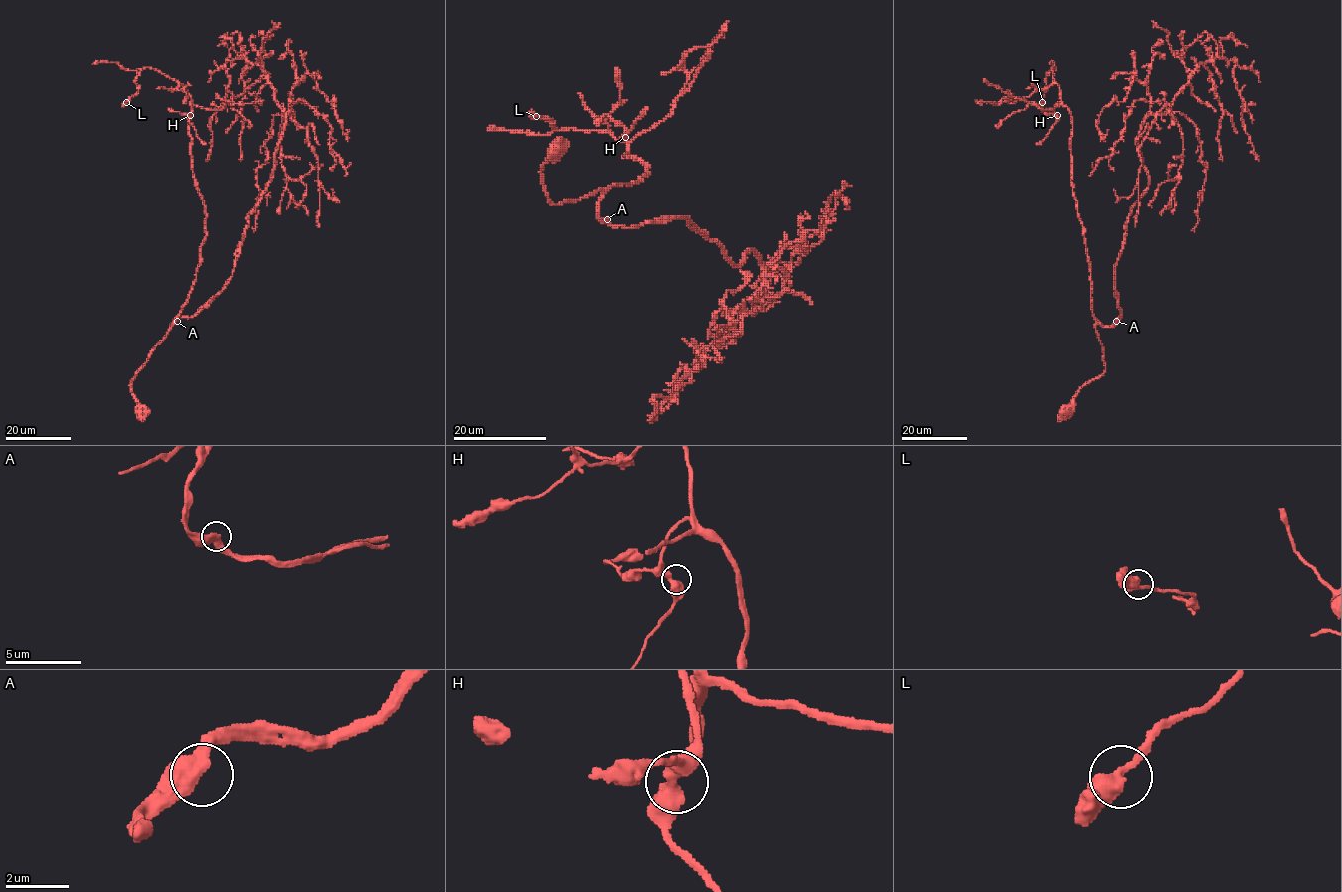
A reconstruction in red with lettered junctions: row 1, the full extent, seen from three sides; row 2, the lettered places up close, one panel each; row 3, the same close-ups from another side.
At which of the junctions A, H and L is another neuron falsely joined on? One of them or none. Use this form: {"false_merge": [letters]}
{"false_merge": []}

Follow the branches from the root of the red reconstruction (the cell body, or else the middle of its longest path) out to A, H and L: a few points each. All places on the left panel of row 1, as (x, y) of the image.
A: (139, 413), (130, 381), (177, 321)
H: (139, 413), (130, 381), (186, 301), (205, 236), (205, 203), (192, 169), (190, 115)
L: (139, 413), (130, 381), (186, 301), (206, 213), (192, 169), (190, 94), (144, 67), (126, 102)

